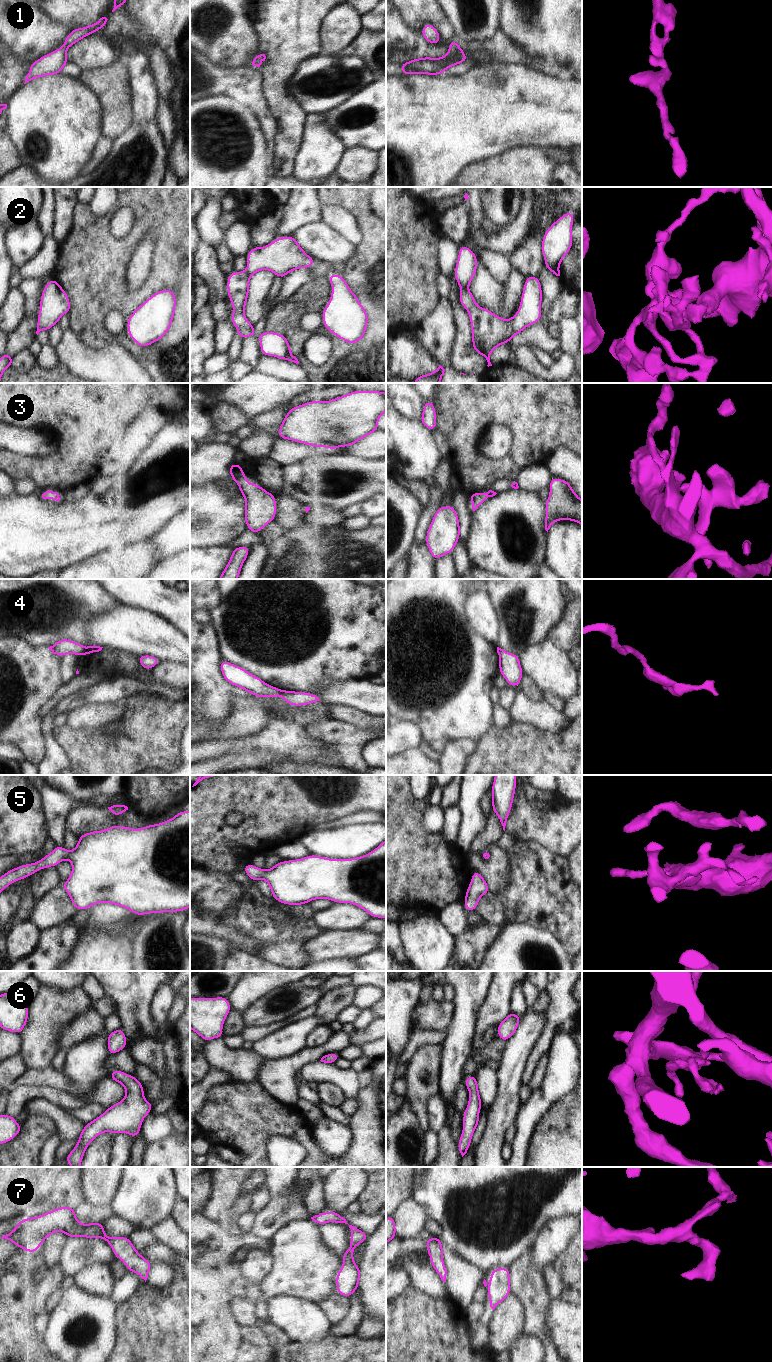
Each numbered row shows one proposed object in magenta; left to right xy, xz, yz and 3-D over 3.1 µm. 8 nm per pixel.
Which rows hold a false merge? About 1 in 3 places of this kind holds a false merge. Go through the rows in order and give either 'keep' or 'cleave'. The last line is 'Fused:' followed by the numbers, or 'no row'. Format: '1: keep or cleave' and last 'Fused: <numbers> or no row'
1: keep
2: keep
3: keep
4: cleave
5: keep
6: keep
7: keep
Fused: 4

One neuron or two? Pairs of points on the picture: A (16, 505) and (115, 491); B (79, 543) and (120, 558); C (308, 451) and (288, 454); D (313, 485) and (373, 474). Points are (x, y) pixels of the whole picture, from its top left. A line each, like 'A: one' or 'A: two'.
A: one
B: two
C: one
D: one

